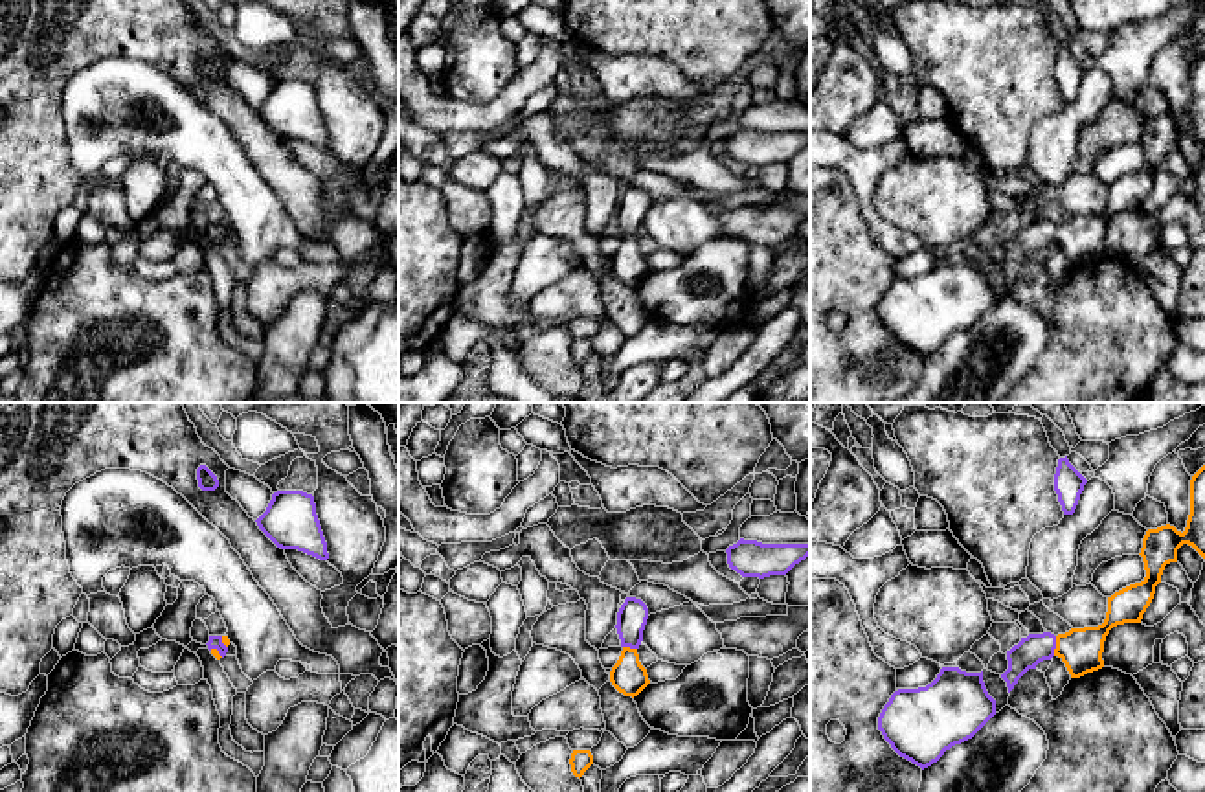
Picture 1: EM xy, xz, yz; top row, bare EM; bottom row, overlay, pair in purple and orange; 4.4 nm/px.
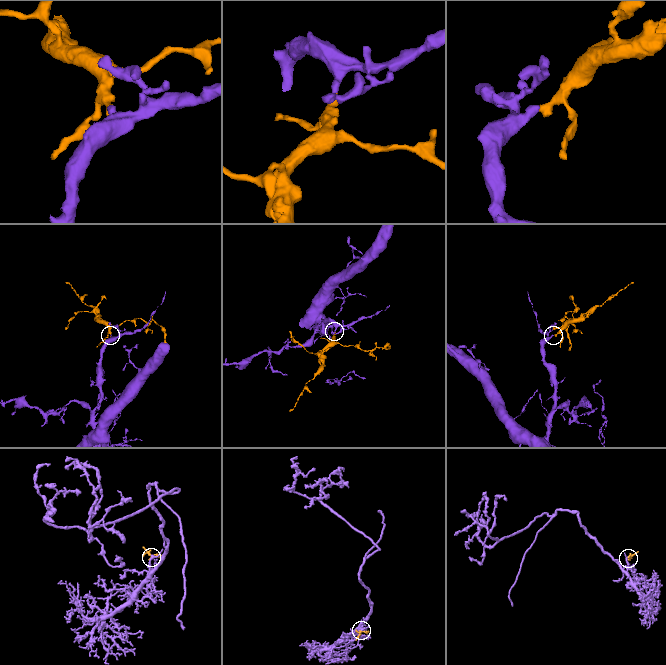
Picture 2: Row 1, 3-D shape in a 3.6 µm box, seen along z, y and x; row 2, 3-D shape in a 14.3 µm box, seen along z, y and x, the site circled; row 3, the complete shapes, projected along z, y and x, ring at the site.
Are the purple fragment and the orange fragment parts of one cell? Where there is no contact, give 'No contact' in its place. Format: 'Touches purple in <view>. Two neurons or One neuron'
Touches purple in yz. One neuron

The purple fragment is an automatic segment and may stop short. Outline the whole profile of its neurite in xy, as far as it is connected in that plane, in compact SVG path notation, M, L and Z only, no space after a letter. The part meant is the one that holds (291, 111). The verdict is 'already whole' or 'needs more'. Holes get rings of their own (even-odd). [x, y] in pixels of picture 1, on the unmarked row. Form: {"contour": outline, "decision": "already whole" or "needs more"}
{"contour": "M277 79L255 110L277 136L298 138L320 149L329 147L312 83Z", "decision": "already whole"}

